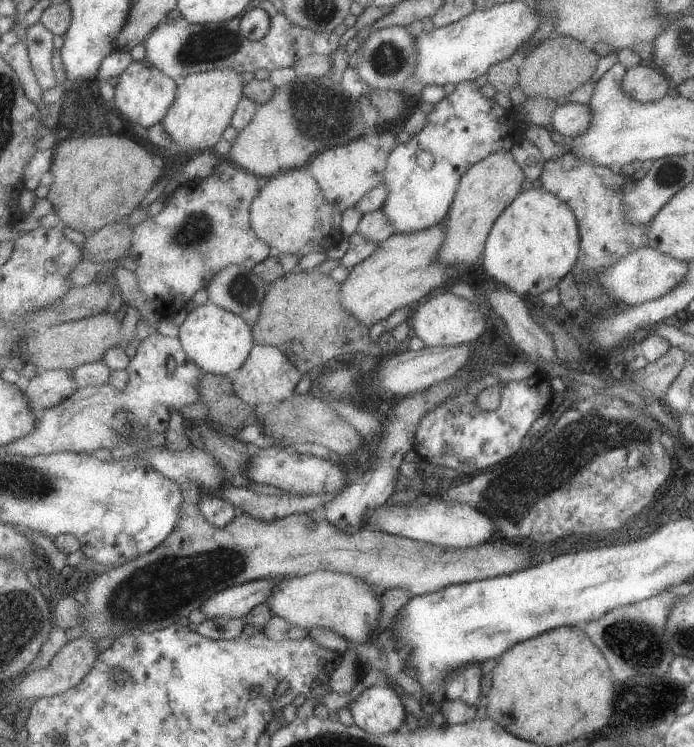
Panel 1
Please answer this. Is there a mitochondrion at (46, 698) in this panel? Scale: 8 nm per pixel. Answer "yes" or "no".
no

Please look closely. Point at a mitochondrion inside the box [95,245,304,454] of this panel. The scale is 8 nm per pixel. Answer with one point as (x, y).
(240, 290)

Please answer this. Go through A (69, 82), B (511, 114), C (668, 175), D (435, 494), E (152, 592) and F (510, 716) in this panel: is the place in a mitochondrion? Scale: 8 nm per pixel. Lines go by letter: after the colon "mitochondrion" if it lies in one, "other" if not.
A: other
B: other
C: mitochondrion
D: other
E: mitochondrion
F: other

